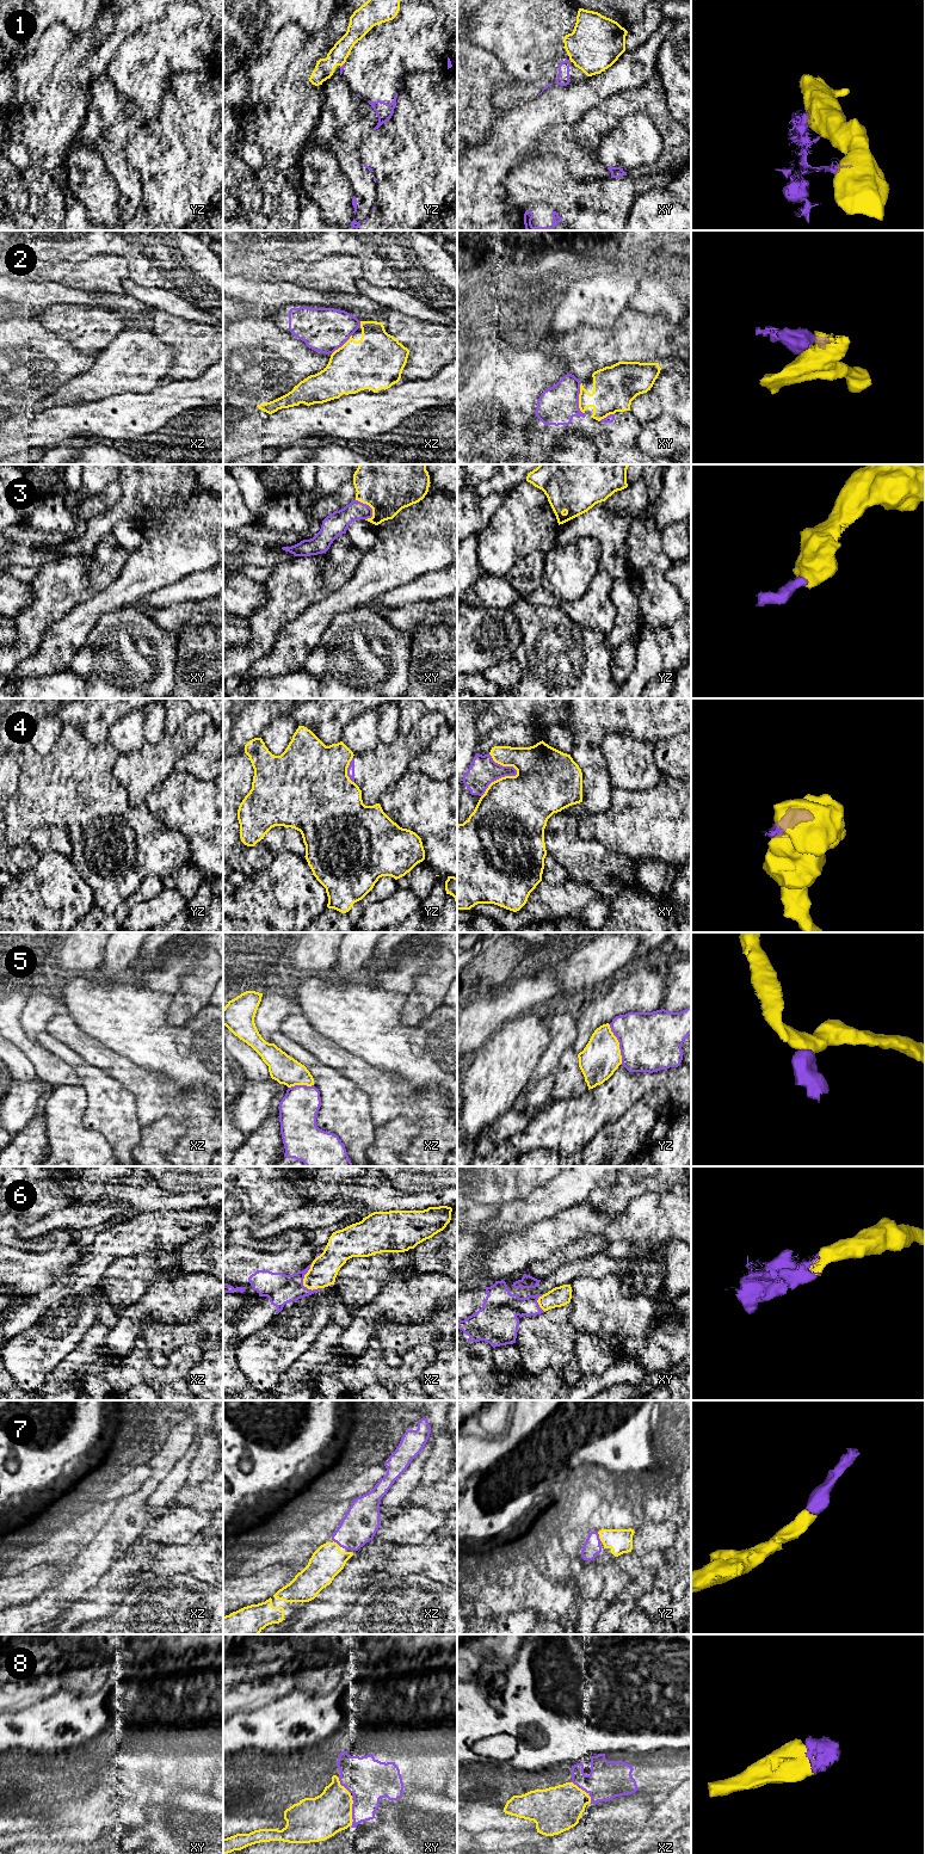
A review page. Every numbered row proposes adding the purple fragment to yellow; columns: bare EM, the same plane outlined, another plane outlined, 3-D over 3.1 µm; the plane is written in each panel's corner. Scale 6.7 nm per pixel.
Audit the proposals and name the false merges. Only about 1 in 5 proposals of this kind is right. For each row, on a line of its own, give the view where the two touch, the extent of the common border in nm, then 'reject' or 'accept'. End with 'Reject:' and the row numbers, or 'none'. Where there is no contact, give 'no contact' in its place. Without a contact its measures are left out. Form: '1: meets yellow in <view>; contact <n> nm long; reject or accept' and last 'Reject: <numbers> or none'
1: meets yellow in xy; contact 30 nm long; reject
2: meets yellow in xy; contact 200 nm long; reject
3: meets yellow in xy; contact 170 nm long; accept
4: meets yellow in xy; contact 300 nm long; reject
5: meets yellow in yz; contact 280 nm long; reject
6: meets yellow in xz; contact 200 nm long; accept
7: meets yellow in yz; contact 80 nm long; accept
8: meets yellow in xy; contact 140 nm long; accept
Reject: 1, 2, 4, 5

